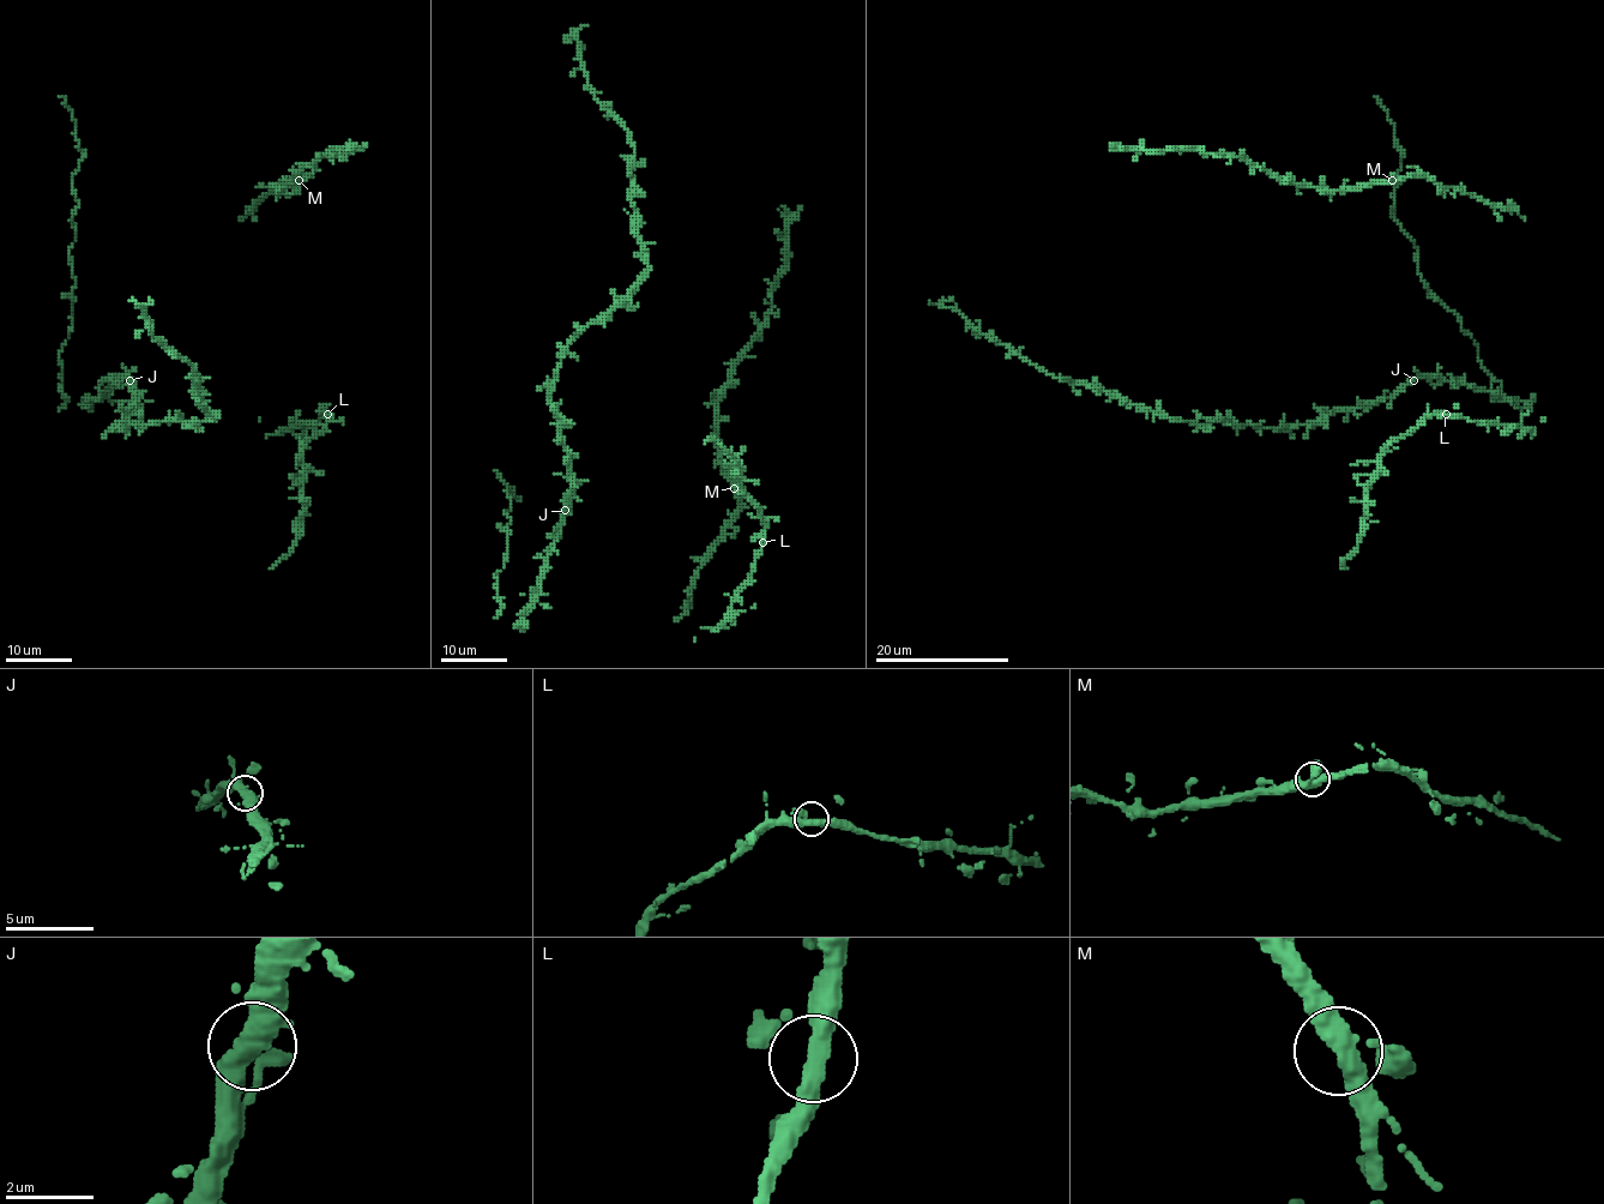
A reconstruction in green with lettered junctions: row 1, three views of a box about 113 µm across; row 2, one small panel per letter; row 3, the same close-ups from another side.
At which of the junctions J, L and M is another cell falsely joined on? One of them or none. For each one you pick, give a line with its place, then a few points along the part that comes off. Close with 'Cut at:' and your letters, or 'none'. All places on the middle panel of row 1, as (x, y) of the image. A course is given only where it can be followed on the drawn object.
Cut at: none

